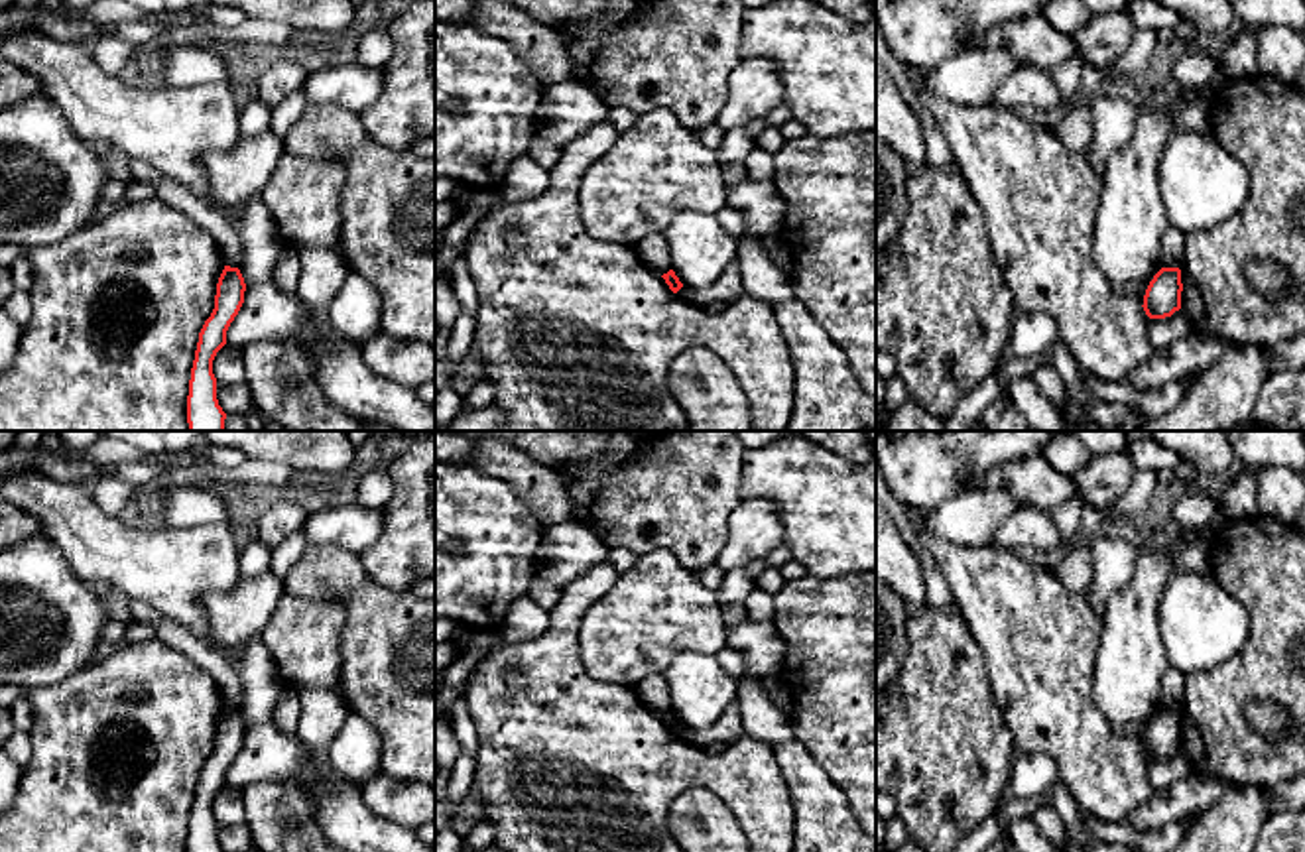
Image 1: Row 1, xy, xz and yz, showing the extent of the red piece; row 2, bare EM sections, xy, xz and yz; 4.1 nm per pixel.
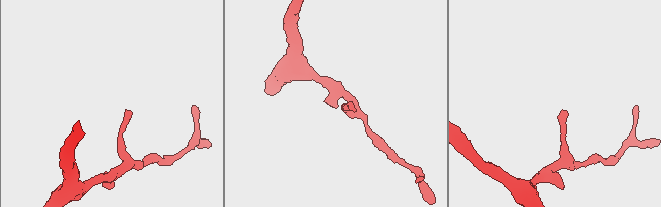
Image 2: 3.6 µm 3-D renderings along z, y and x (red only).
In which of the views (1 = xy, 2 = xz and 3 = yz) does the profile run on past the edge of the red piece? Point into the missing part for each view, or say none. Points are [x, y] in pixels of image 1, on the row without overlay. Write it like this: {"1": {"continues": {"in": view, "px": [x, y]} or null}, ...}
{"1": {"continues": null}, "2": {"continues": null}, "3": {"continues": null}}

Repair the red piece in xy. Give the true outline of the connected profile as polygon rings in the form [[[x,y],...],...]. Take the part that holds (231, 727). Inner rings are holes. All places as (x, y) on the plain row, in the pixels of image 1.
[[[224,706],[215,736],[215,750],[205,761],[189,821],[187,852],[222,852],[217,840],[213,801],[226,785],[226,771],[244,744],[246,724],[238,708]]]

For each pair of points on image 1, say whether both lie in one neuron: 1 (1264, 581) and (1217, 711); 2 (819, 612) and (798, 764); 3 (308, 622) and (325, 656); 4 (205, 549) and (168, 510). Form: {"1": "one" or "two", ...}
{"1": "one", "2": "two", "3": "one", "4": "two"}

